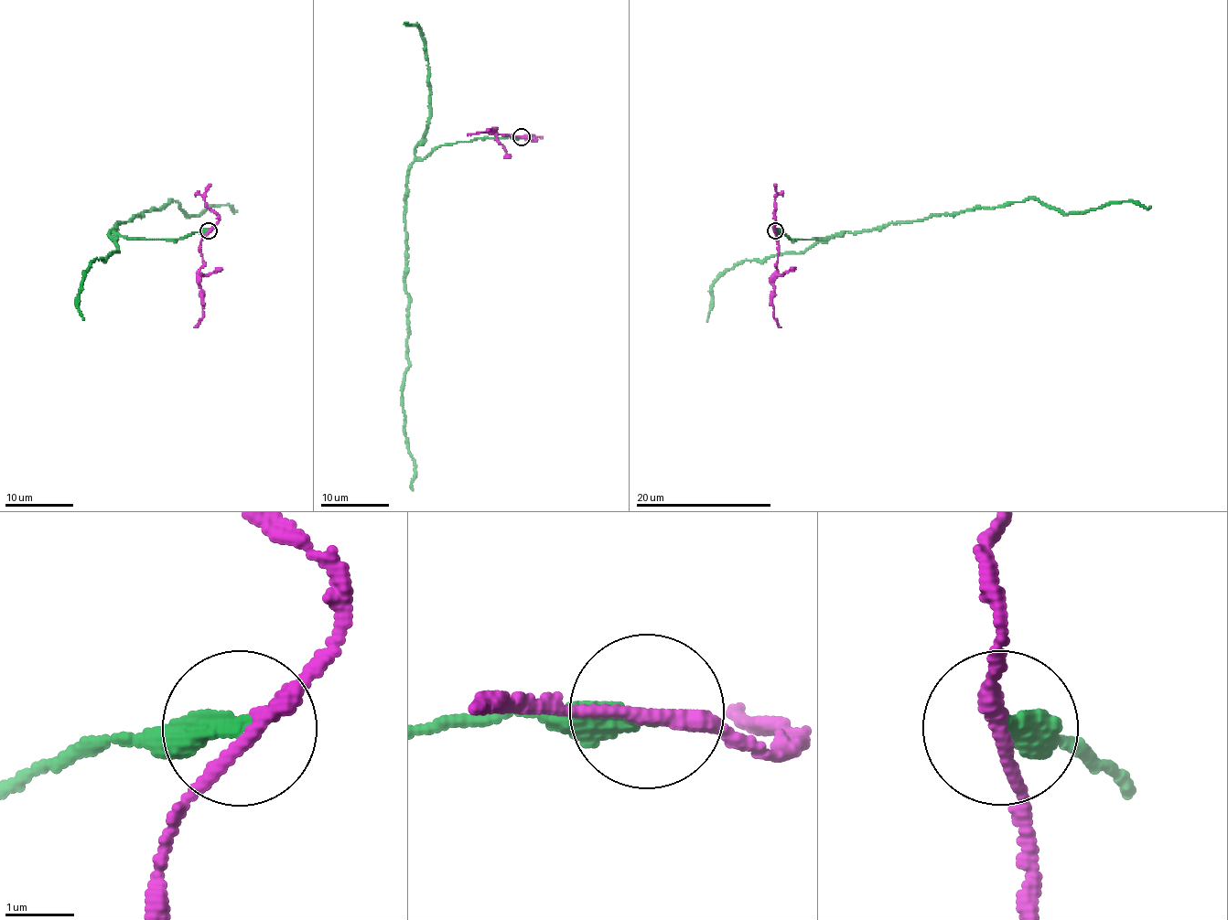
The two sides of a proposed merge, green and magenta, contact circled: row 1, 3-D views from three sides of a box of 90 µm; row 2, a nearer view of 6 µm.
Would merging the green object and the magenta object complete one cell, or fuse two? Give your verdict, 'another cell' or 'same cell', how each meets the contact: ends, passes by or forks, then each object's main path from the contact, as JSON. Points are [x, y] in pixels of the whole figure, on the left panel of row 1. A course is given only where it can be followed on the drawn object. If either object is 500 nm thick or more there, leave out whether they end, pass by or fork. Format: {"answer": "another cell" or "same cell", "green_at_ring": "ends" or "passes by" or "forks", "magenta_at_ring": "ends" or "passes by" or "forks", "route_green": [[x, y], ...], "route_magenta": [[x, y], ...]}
{"answer": "another cell", "green_at_ring": "ends", "magenta_at_ring": "passes by", "route_green": [[209, 230], [178, 239], [110, 232], [116, 223], [165, 208], [170, 200], [188, 216], [218, 205], [237, 210]], "route_magenta": [[209, 230], [200, 242], [204, 266], [199, 271], [199, 281], [202, 316], [195, 327]]}

